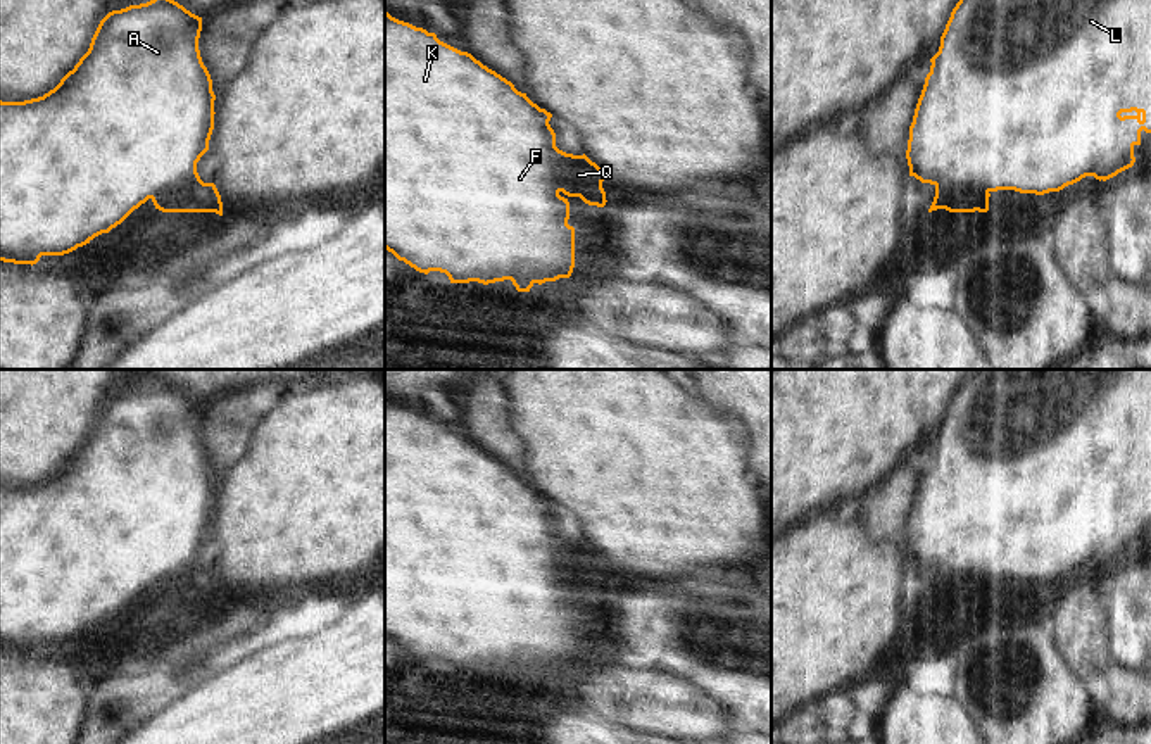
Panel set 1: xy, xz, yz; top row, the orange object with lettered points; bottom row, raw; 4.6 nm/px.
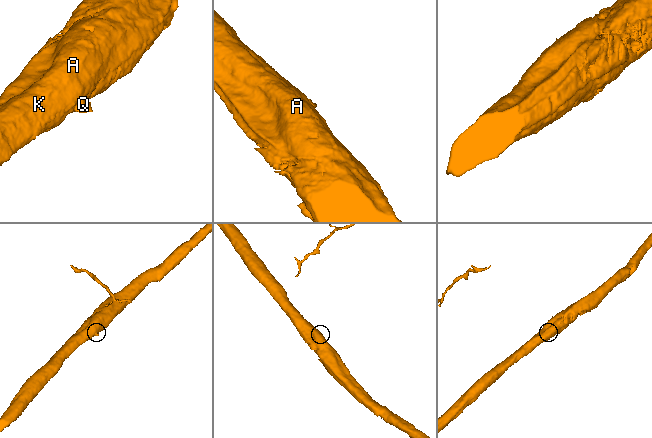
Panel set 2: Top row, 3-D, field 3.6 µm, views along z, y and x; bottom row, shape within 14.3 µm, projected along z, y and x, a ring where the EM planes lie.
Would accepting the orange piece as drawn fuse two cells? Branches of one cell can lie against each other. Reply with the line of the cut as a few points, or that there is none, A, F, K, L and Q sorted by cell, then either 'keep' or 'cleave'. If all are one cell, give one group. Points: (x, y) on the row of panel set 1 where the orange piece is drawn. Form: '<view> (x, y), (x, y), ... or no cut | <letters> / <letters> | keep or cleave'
no cut | A F K L Q | keep

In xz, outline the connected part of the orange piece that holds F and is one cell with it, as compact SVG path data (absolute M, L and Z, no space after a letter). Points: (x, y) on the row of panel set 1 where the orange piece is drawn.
M385 10L385 249L419 273L445 273L450 283L478 281L483 285L511 280L518 292L530 292L538 283L569 278L575 268L575 228L568 224L569 197L580 197L588 205L604 207L606 174L585 154L573 155L556 147L550 128L552 114L533 104L511 81L483 66L471 54L461 52L409 22L392 17Z

